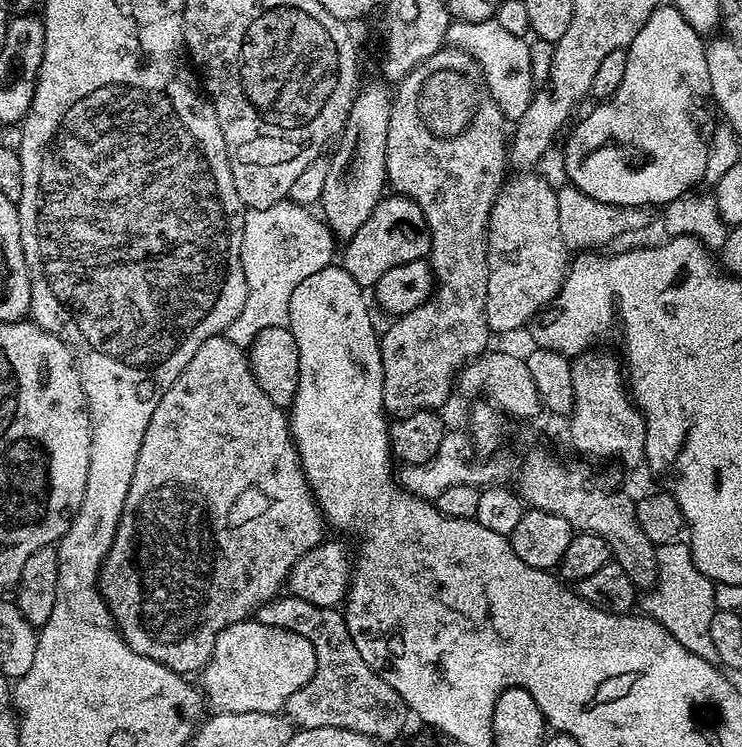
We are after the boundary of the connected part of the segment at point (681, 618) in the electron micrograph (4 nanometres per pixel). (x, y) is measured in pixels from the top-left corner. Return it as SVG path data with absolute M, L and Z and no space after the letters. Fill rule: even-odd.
M687 543L662 544L656 550L656 583L647 593L643 611L666 629L690 654L698 654L710 661L716 660L710 642L710 618L718 611L717 585L698 570L692 561L692 550Z

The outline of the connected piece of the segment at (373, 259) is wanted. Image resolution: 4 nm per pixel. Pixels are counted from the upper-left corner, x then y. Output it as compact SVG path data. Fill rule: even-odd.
M388 194L374 206L370 218L358 226L358 234L347 241L342 248L344 260L342 266L362 286L374 286L380 276L388 276L394 266L402 262L414 262L425 259L432 251L432 238L421 231L428 223L419 204L403 194ZM404 227L406 227L404 229ZM420 232L421 236L420 236Z

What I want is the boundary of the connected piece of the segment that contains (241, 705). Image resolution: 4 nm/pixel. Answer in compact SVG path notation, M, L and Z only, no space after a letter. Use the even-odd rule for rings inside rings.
M249 618L222 630L198 684L213 713L279 713L294 690L302 690L306 682L316 678L317 667L314 646L302 634Z

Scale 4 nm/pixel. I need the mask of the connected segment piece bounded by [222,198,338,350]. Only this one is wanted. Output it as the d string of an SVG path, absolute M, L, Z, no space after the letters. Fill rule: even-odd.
M290 198L276 200L274 206L245 211L240 257L246 274L246 306L242 306L242 314L222 333L234 346L247 350L262 330L285 327L290 298L298 290L298 282L306 282L310 274L318 274L318 270L333 263L332 255L338 252L337 241L327 223L312 211L311 207L296 204Z

